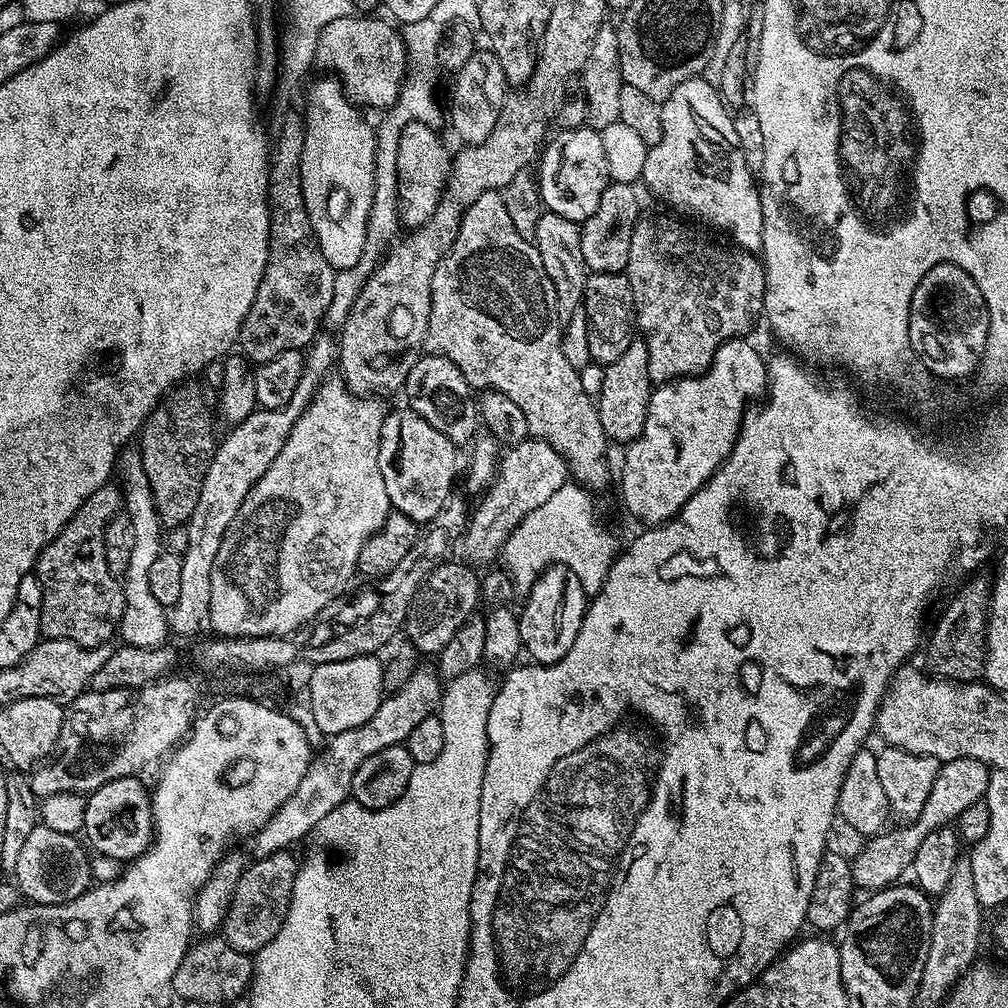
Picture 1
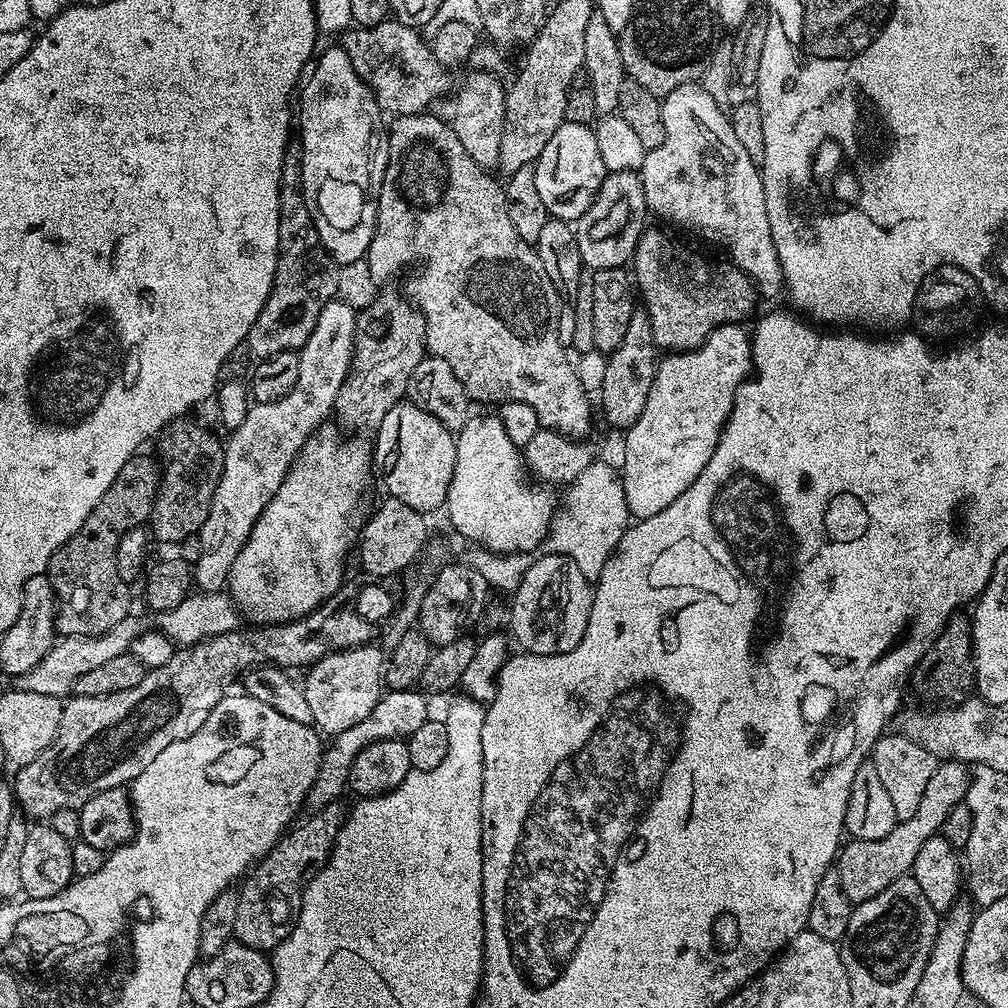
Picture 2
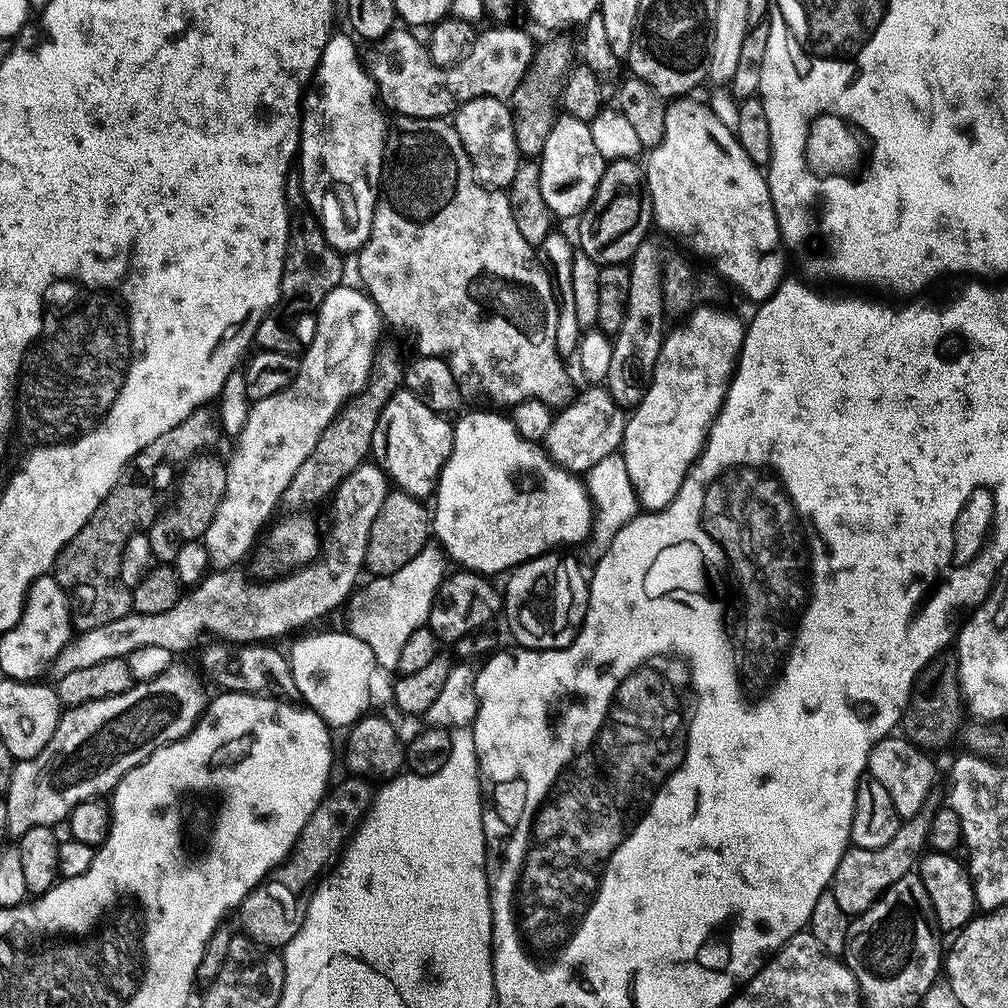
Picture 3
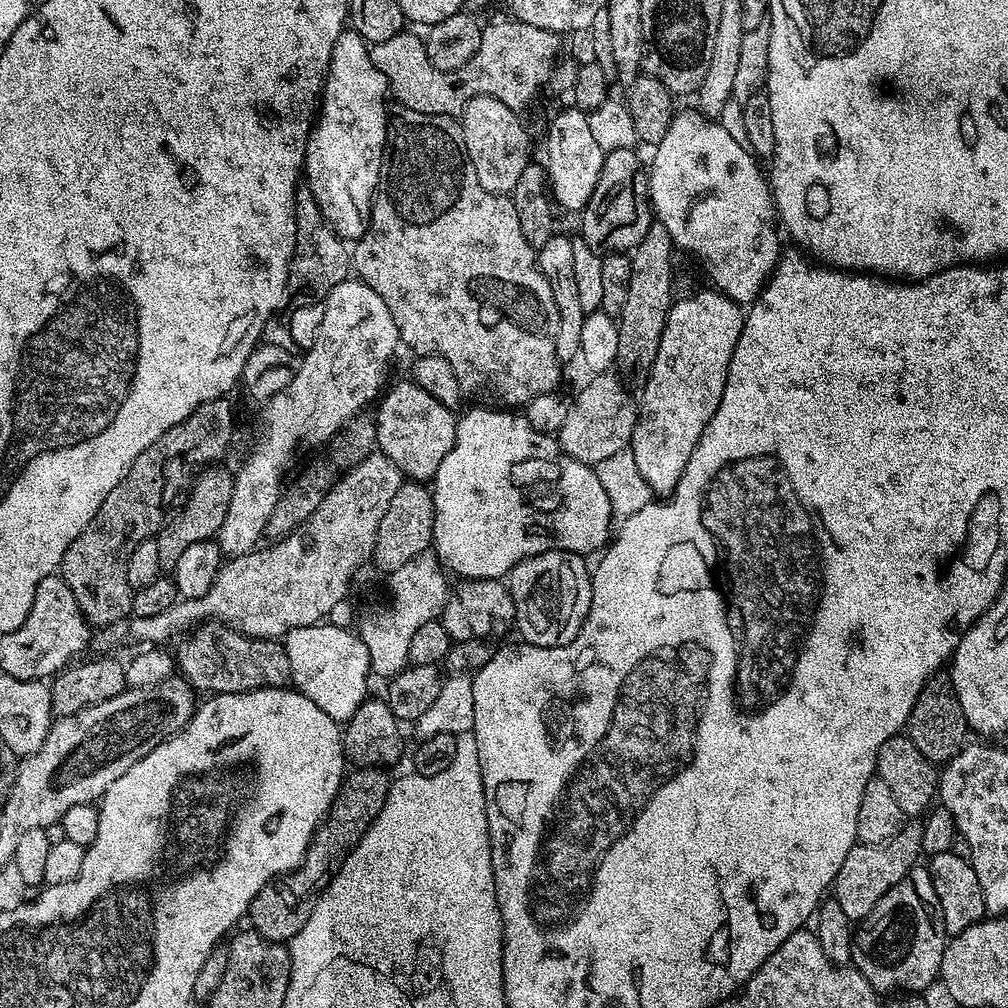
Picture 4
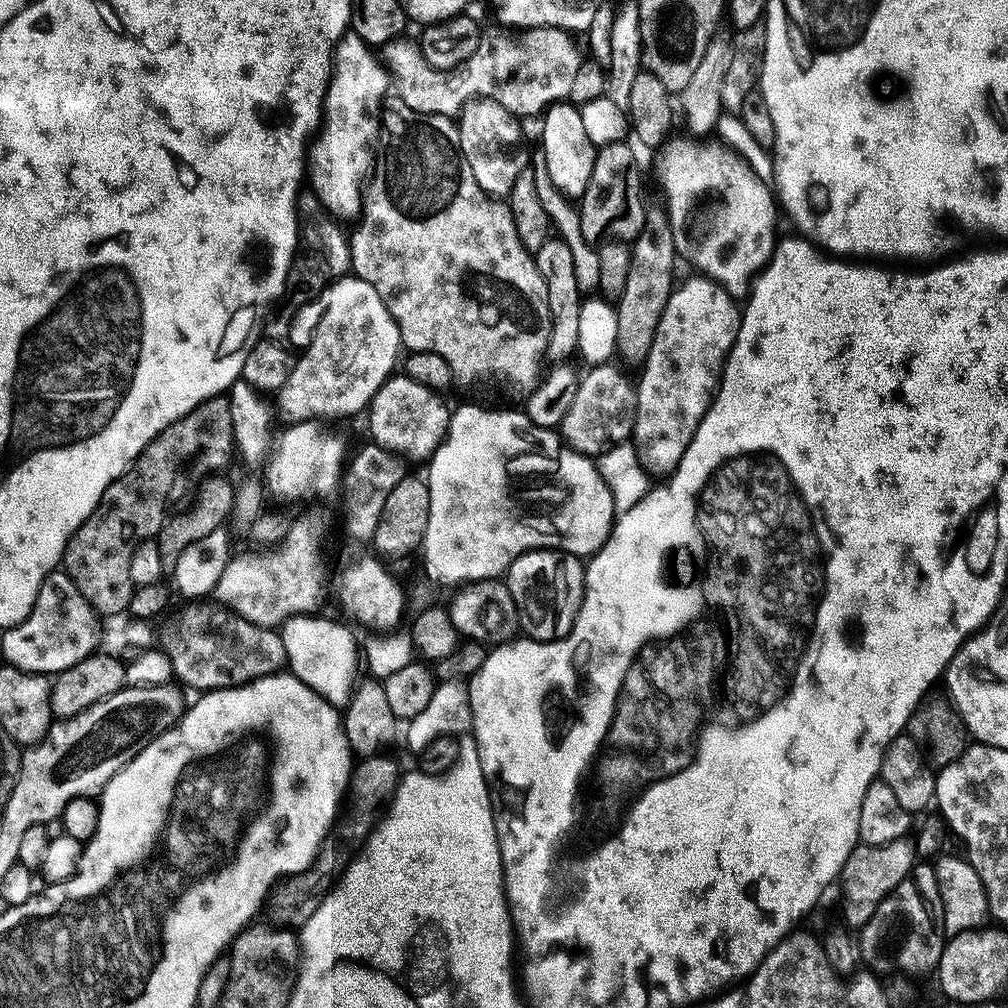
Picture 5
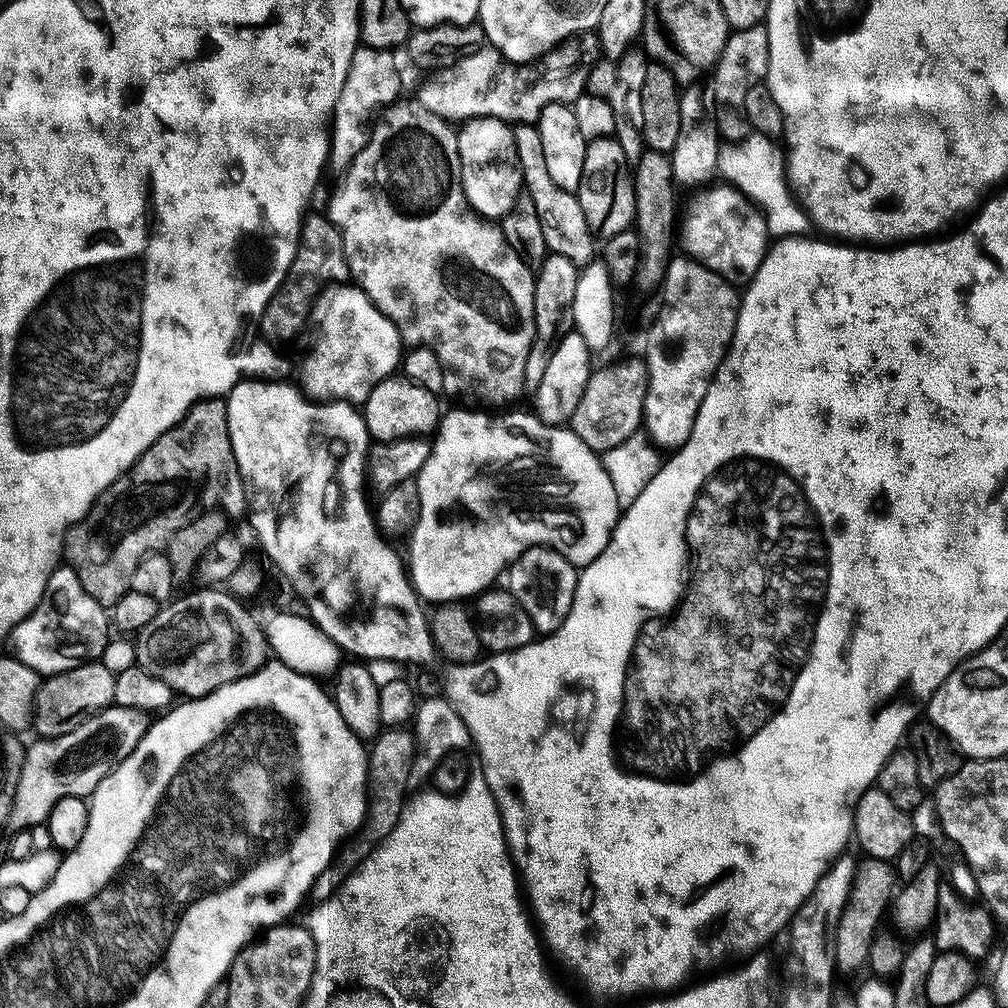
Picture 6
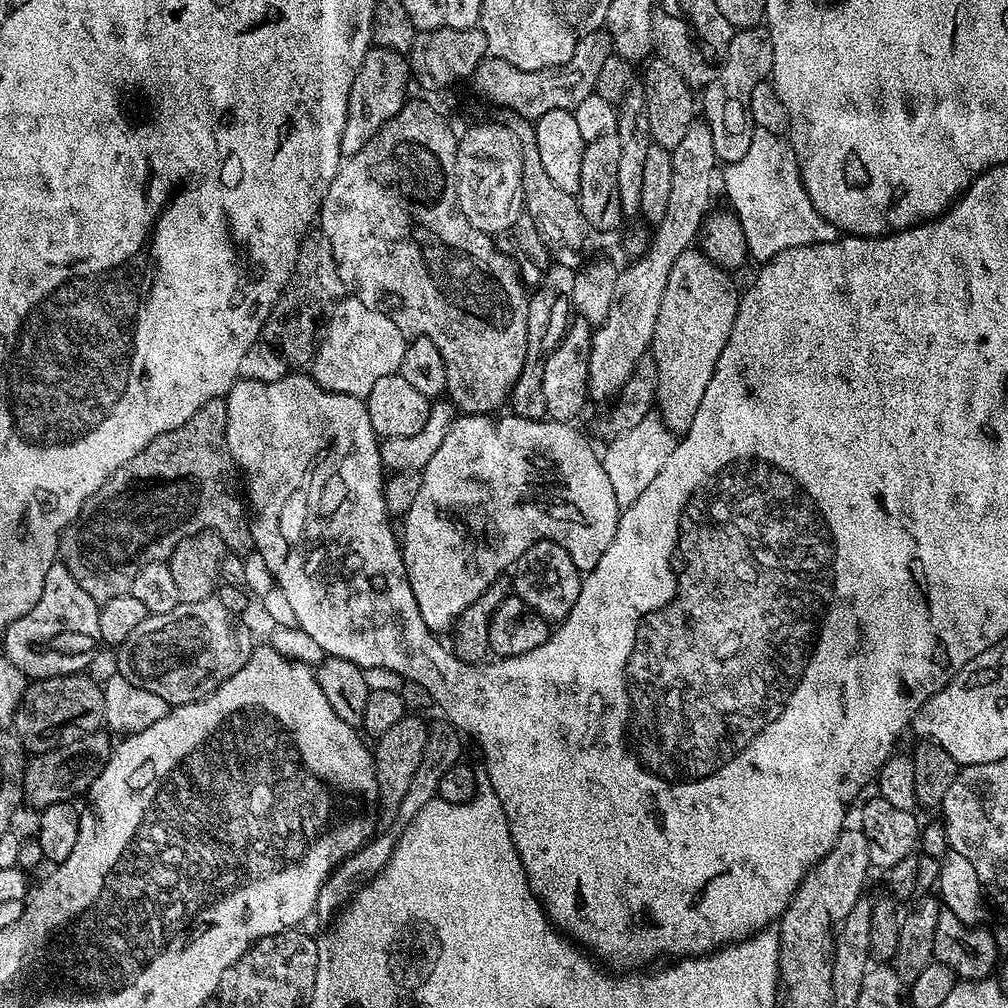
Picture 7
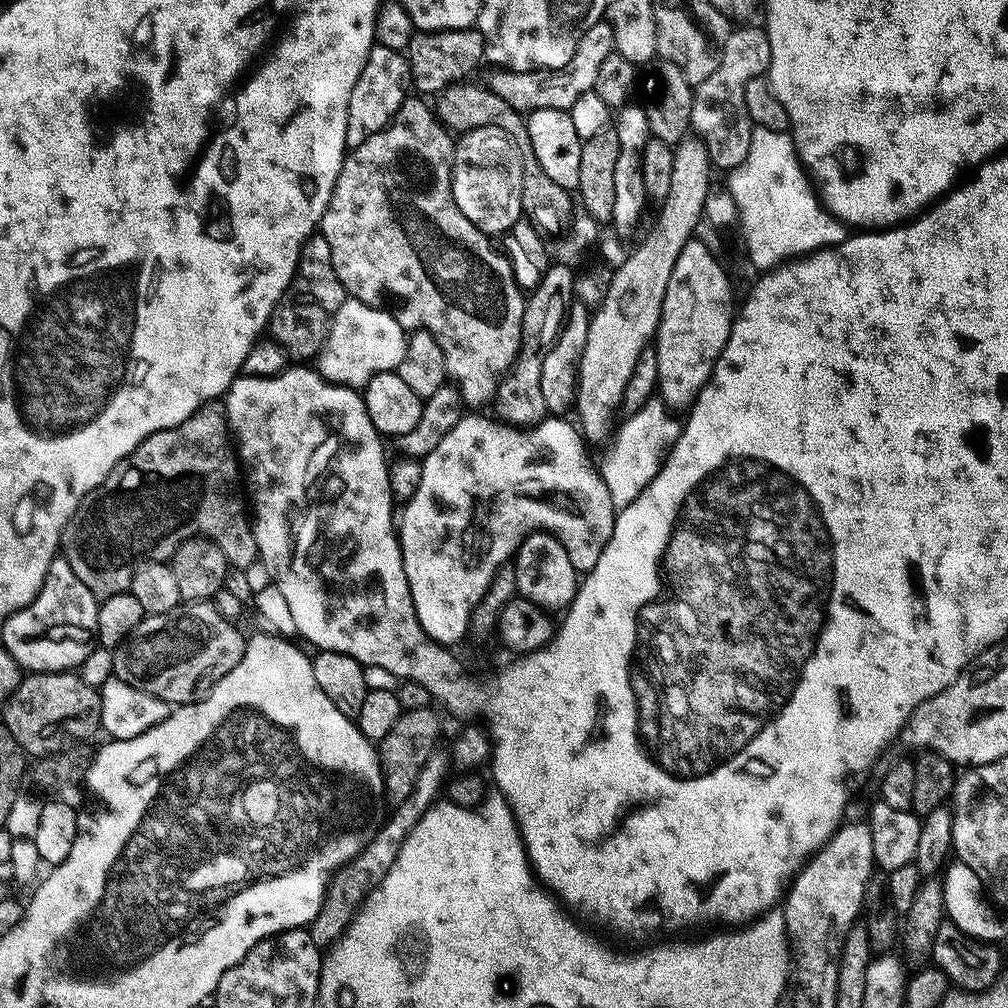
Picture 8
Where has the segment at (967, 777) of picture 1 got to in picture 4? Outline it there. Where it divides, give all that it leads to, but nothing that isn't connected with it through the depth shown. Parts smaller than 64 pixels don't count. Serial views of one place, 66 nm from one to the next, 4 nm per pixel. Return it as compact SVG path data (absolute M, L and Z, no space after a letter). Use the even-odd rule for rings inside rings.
M910 820L900 828L894 839L884 845L858 842L847 852L833 880L832 894L850 921L860 922L867 917L883 894L907 877L912 867L919 863L918 856L923 853L922 830L921 821Z

